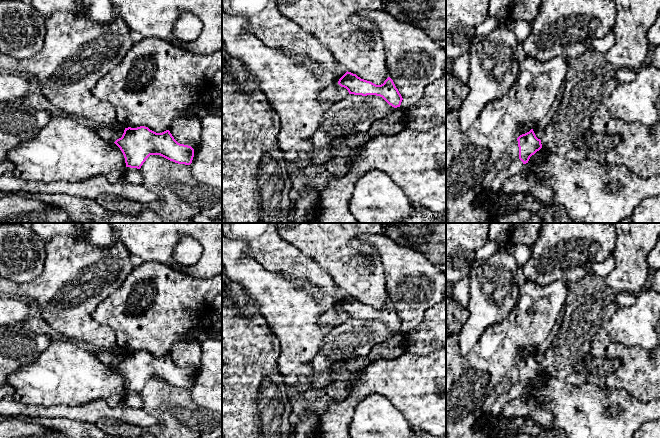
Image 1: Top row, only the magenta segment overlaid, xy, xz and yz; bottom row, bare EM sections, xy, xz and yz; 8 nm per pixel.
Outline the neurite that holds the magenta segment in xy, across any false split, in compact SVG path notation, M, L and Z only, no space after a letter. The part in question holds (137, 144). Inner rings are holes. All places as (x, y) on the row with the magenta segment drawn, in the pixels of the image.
M148 127L125 128L121 138L114 142L122 151L126 167L140 169L150 155L160 155L178 164L190 165L194 157L194 149L191 146L178 143L169 130L156 133Z

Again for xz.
M347 71L339 79L338 84L341 87L346 88L349 94L380 96L394 108L400 107L403 100L401 94L390 77L388 77L383 84L376 85L370 81L361 79L356 74Z

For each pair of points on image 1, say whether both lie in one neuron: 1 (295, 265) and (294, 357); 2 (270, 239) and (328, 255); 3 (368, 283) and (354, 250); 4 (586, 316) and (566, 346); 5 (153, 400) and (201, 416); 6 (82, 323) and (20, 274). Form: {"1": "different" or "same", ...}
{"1": "different", "2": "different", "3": "same", "4": "same", "5": "same", "6": "different"}

